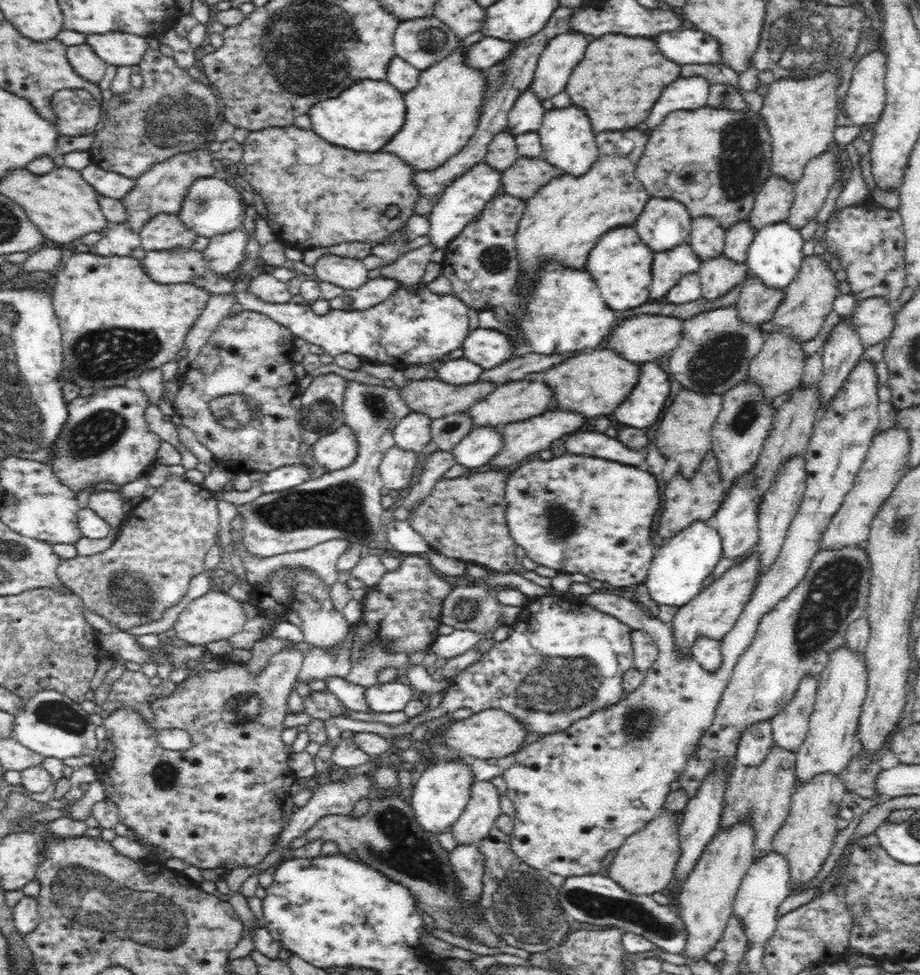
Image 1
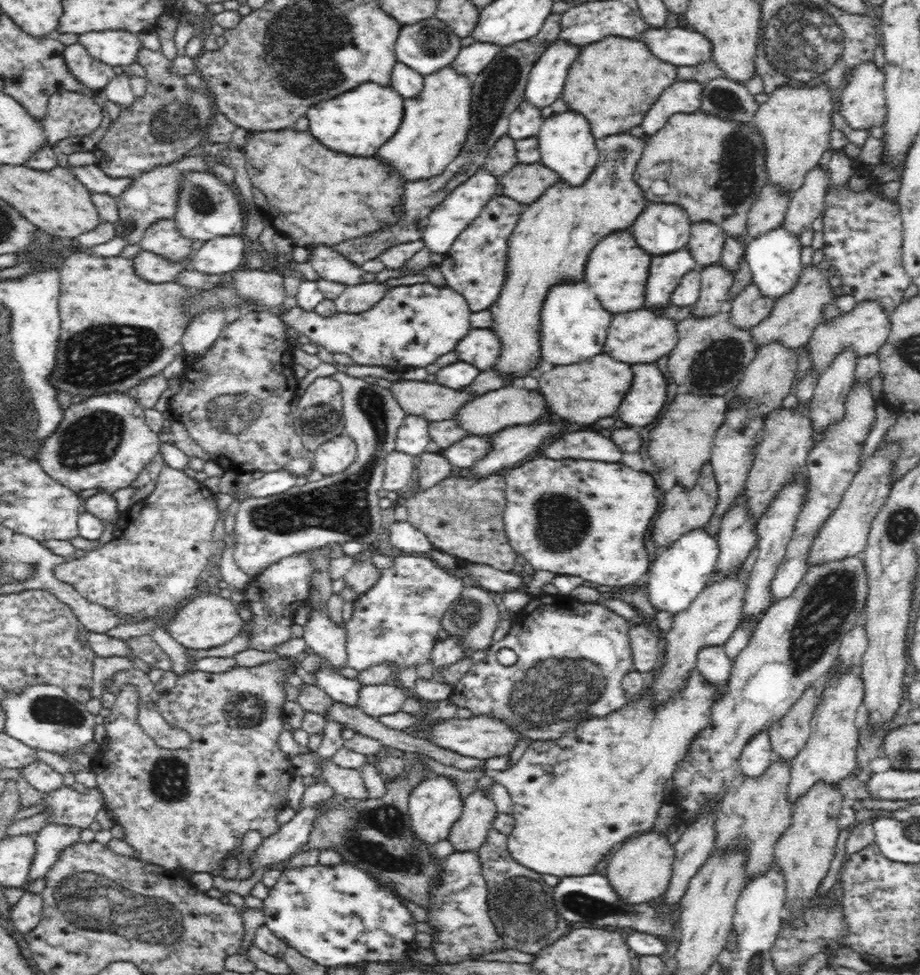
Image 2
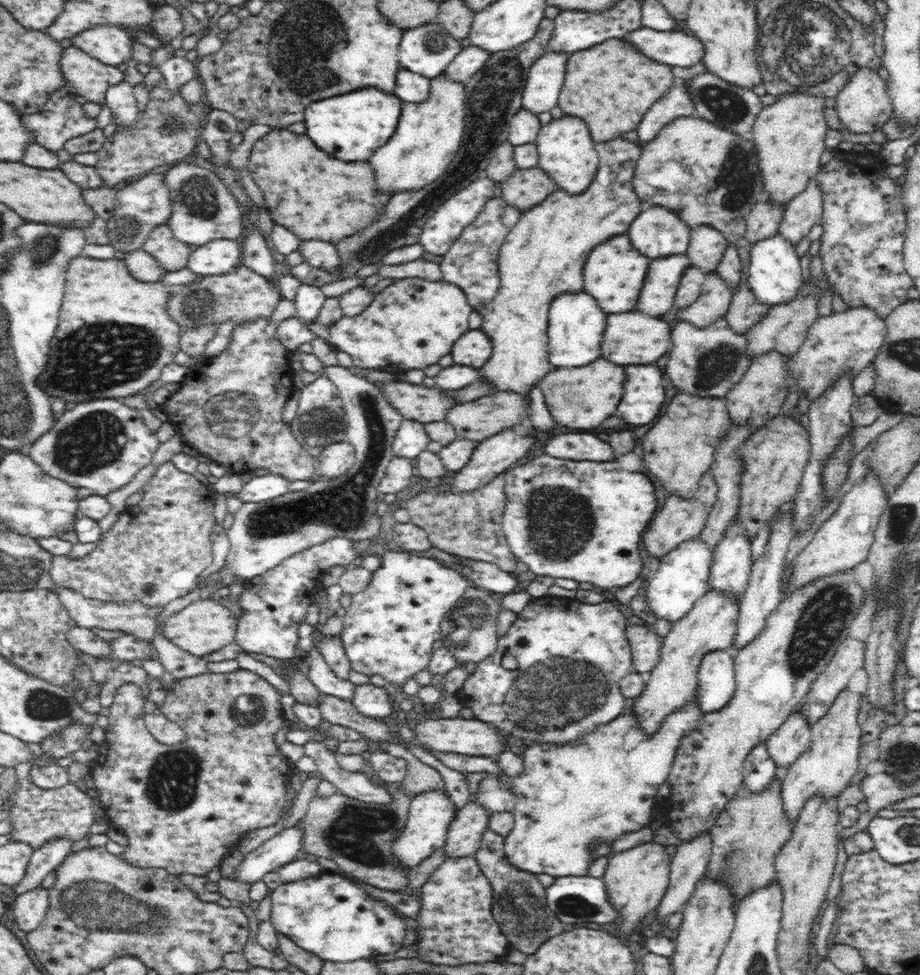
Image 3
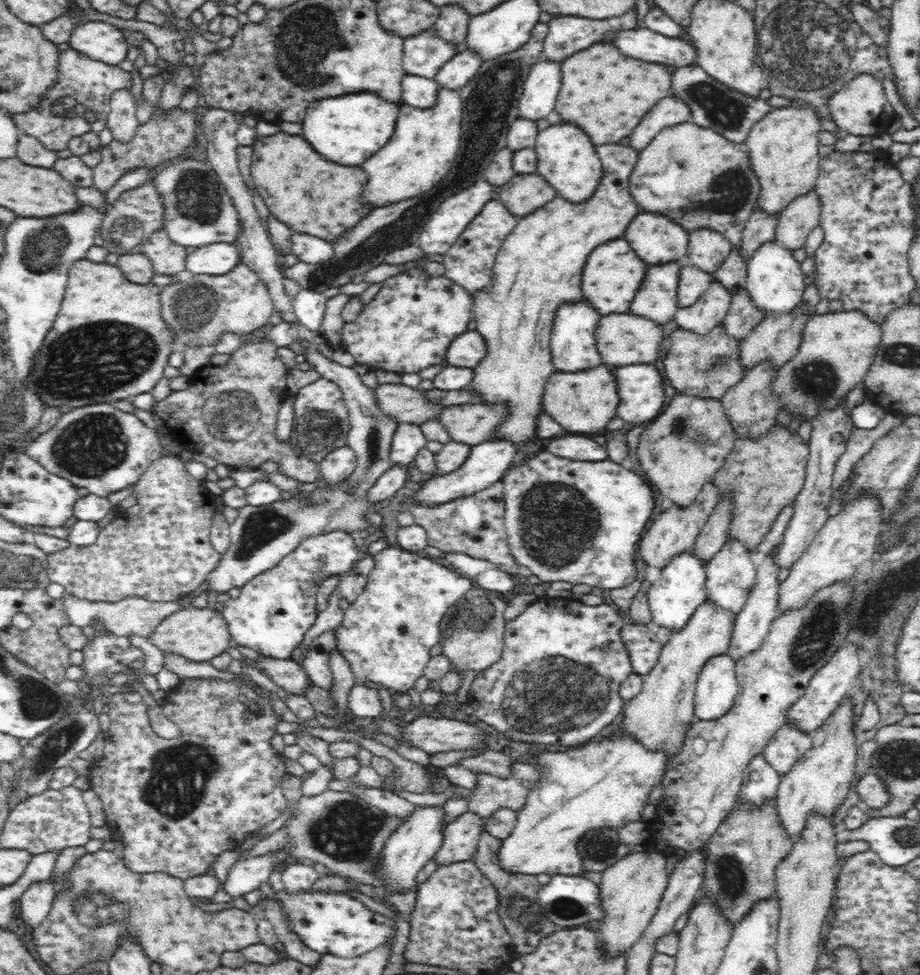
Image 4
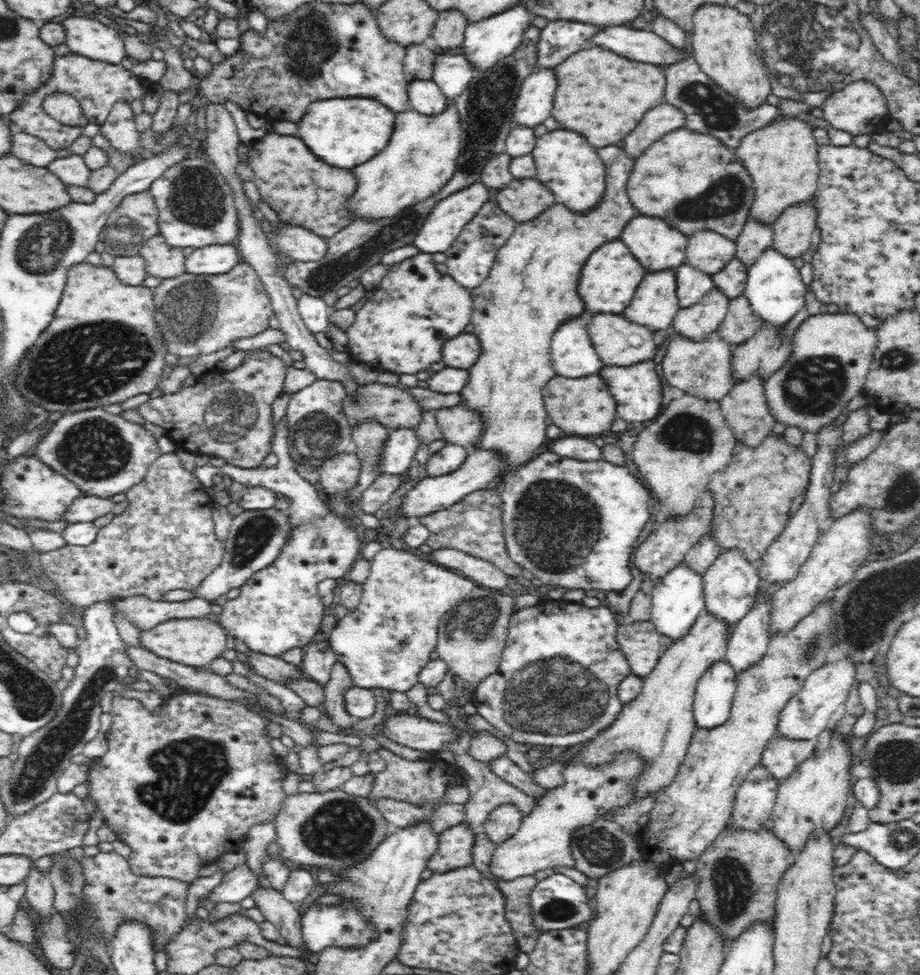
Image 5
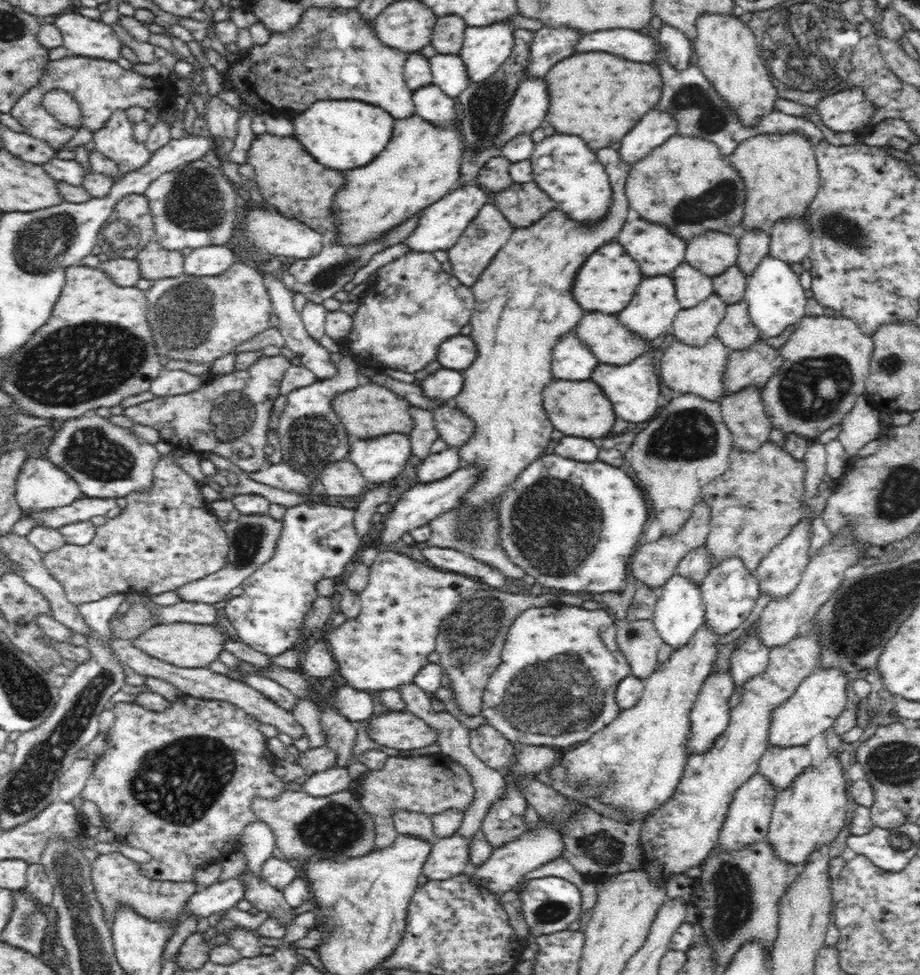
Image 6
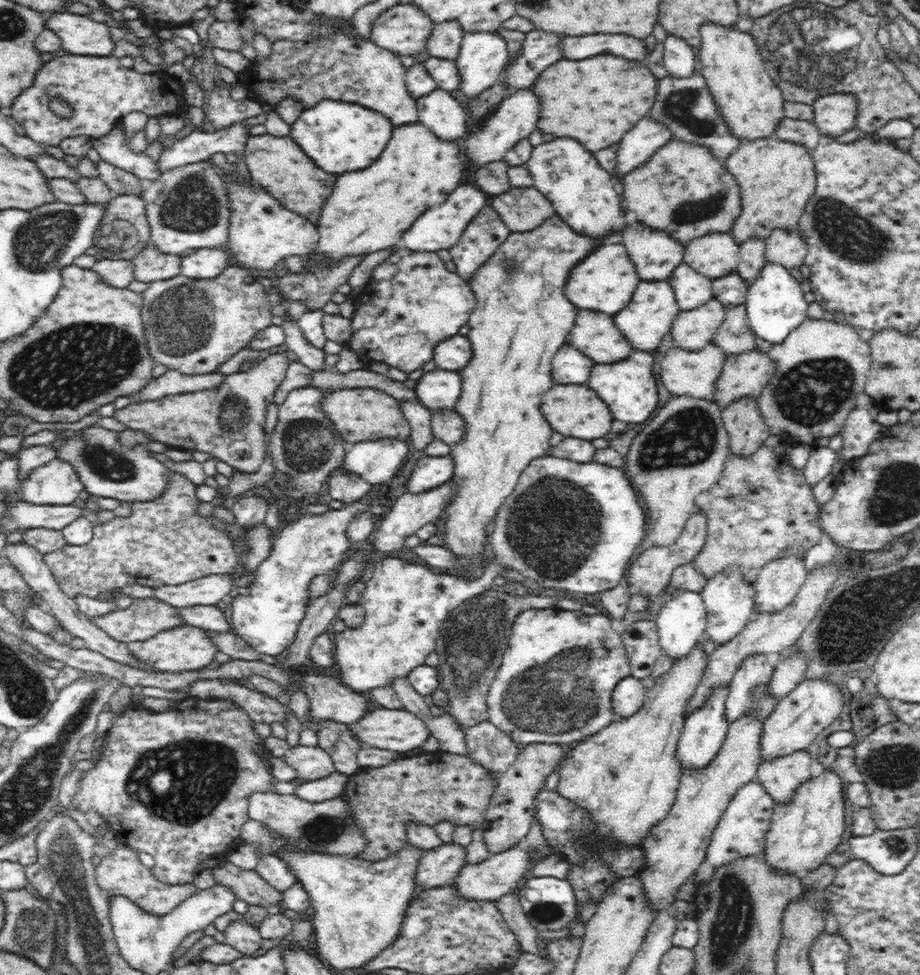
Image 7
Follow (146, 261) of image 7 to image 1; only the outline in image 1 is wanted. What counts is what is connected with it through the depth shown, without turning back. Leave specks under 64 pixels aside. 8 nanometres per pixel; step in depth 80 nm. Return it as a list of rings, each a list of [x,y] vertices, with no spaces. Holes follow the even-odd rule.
[[[159,213],[144,224],[141,246],[146,251],[171,252],[173,249],[190,249],[197,233],[185,228],[180,217],[172,213]]]

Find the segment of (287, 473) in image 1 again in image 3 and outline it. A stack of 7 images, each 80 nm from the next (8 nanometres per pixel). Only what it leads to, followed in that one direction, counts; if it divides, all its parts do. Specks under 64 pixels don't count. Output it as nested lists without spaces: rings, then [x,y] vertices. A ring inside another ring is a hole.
[[[265,474],[252,477],[248,482],[243,482],[238,492],[227,493],[228,498],[239,498],[243,503],[264,502],[270,498],[278,498],[286,494],[291,481],[279,474]]]

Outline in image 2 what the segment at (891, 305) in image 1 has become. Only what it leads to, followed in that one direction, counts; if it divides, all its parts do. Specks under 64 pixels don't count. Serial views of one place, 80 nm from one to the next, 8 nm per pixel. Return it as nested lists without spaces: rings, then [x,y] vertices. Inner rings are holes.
[[[876,301],[860,302],[851,312],[842,313],[834,318],[830,324],[819,324],[813,331],[808,341],[808,348],[812,352],[812,362],[822,372],[842,348],[851,346],[859,356],[874,354],[888,340],[890,332],[889,313]]]

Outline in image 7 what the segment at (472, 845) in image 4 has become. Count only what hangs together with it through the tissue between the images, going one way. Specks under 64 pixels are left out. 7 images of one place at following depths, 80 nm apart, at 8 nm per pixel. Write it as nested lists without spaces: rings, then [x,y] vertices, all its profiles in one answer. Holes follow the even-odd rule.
[[[453,840],[443,841],[440,846],[424,852],[417,867],[416,883],[422,884],[424,889],[452,885],[466,865],[465,847]]]

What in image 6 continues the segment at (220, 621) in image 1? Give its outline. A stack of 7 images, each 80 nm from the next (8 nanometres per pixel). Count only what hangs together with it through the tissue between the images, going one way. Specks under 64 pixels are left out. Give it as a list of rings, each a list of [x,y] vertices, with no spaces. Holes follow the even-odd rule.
[[[176,622],[170,624],[155,624],[133,639],[133,646],[141,652],[157,658],[168,666],[182,667],[182,669],[205,668],[218,659],[225,649],[224,641],[226,633],[219,625],[192,624],[190,622]]]

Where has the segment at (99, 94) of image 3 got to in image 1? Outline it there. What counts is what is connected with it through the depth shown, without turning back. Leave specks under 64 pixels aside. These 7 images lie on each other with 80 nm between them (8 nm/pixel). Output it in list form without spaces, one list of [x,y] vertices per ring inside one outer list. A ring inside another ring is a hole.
[[[87,43],[67,48],[67,57],[73,69],[86,81],[98,85],[104,78],[108,63],[93,53]]]

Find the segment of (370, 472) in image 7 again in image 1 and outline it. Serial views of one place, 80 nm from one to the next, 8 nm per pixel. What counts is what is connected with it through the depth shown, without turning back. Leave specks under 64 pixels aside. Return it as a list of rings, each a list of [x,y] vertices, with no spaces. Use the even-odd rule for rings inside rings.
[[[411,412],[396,424],[393,430],[395,445],[414,453],[423,452],[425,446],[431,441],[432,419],[428,416]]]

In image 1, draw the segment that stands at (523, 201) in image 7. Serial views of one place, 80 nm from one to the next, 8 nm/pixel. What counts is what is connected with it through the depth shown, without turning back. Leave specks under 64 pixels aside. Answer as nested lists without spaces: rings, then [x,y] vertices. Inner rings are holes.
[[[542,156],[536,158],[518,157],[516,162],[501,171],[501,184],[506,194],[527,201],[541,188],[548,185],[559,171]]]

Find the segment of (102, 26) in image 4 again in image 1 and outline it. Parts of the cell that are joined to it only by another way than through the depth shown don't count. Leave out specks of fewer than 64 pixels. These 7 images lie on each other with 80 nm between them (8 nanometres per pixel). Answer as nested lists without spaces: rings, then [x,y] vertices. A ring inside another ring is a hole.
[[[123,32],[91,34],[86,38],[86,43],[102,61],[114,66],[140,64],[145,52],[151,49],[147,38]]]

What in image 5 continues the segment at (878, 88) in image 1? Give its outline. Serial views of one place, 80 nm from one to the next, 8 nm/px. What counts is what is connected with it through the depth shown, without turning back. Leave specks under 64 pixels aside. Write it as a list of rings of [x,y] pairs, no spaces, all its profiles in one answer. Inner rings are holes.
[[[862,78],[848,83],[844,90],[829,95],[820,108],[824,114],[824,120],[828,120],[832,128],[846,130],[851,135],[861,135],[872,133],[882,124],[884,116],[888,114],[888,101],[873,82]]]

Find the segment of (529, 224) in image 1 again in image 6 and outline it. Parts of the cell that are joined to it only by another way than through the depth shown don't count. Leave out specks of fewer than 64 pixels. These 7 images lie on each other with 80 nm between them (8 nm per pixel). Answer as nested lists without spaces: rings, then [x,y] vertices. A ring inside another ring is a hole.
[[[603,148],[602,150],[596,150],[595,153],[599,158],[601,164],[605,166],[609,181],[611,182],[612,190],[612,203],[608,214],[603,217],[603,221],[596,222],[595,225],[580,225],[572,221],[571,218],[567,216],[560,208],[554,207],[550,212],[543,215],[538,222],[530,226],[524,226],[523,228],[516,229],[512,231],[508,242],[504,243],[504,246],[495,254],[492,262],[481,272],[480,278],[470,287],[472,294],[475,298],[475,307],[470,319],[470,324],[472,325],[472,331],[470,337],[475,342],[477,346],[477,356],[476,360],[472,364],[463,370],[465,379],[463,390],[455,397],[456,407],[462,410],[464,415],[468,415],[468,418],[472,419],[474,425],[476,425],[476,434],[472,435],[460,448],[460,460],[461,466],[476,466],[481,470],[479,479],[471,486],[471,489],[464,494],[464,502],[462,502],[462,514],[468,516],[468,512],[474,512],[474,510],[484,509],[486,504],[492,504],[500,494],[506,492],[506,490],[511,486],[512,482],[515,481],[515,477],[524,471],[532,462],[526,462],[526,460],[536,460],[544,455],[544,448],[546,446],[551,446],[548,444],[550,442],[550,432],[552,432],[552,424],[548,422],[548,416],[544,414],[543,406],[543,391],[554,381],[551,362],[552,362],[552,348],[556,344],[556,340],[566,334],[568,330],[575,328],[580,322],[580,318],[584,316],[585,310],[580,310],[576,306],[576,302],[572,302],[572,294],[568,294],[568,290],[572,290],[572,278],[576,276],[576,270],[580,270],[580,266],[584,264],[584,258],[588,258],[592,252],[596,252],[600,246],[604,246],[604,242],[610,242],[612,238],[618,236],[620,228],[622,228],[626,218],[630,216],[629,213],[629,202],[625,196],[625,188],[628,175],[630,174],[631,165],[627,162],[621,160],[619,149],[616,148]]]

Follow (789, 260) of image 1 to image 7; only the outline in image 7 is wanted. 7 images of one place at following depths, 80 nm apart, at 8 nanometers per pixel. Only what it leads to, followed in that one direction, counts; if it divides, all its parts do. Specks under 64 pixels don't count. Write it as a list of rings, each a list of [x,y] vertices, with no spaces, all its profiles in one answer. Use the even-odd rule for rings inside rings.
[[[765,261],[758,278],[747,285],[745,309],[749,328],[758,338],[764,338],[772,344],[779,345],[799,324],[806,320],[808,302],[804,298],[800,282],[796,280],[788,269],[775,262]]]

